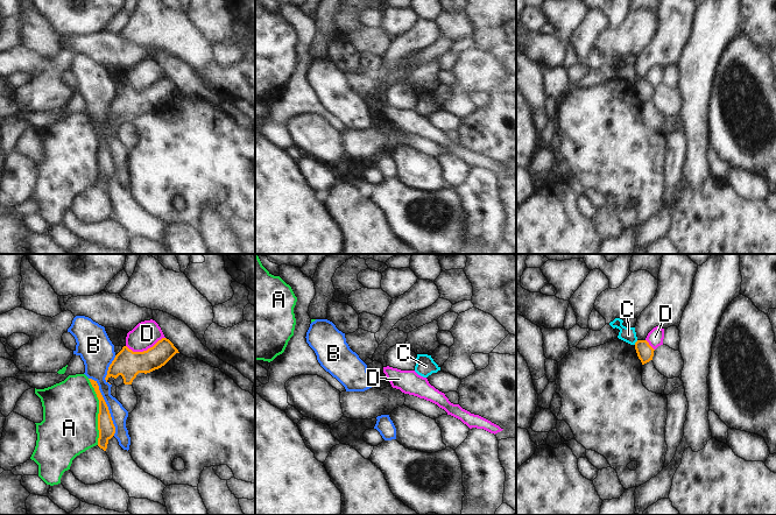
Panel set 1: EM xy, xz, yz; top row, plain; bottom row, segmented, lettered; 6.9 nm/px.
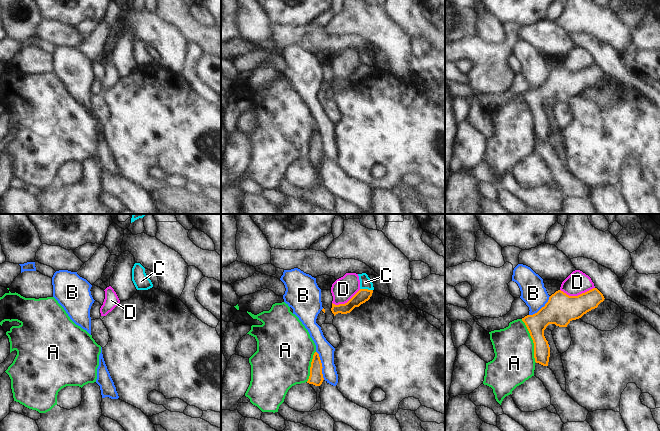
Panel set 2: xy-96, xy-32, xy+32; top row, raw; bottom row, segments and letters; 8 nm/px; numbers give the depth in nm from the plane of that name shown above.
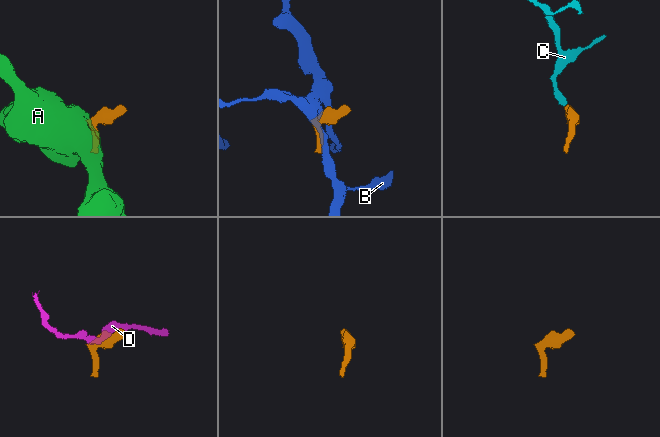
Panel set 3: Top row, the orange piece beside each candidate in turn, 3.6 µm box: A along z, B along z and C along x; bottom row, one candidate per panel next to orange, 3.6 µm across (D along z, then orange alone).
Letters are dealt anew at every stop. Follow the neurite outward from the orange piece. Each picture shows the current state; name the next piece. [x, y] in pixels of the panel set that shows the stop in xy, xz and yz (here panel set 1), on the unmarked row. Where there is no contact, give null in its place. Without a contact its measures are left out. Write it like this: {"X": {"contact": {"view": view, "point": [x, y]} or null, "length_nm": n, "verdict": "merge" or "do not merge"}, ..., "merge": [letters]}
{"A": {"contact": {"view": "xy", "point": [99, 150]}, "length_nm": 460, "verdict": "do not merge"}, "B": {"contact": {"view": "xy", "point": [106, 145]}, "length_nm": 440, "verdict": "do not merge"}, "C": {"contact": {"view": "yz", "point": [635, 82]}, "length_nm": 40, "verdict": "do not merge"}, "D": {"contact": {"view": "xy", "point": [145, 90]}, "length_nm": 280, "verdict": "do not merge"}, "merge": []}

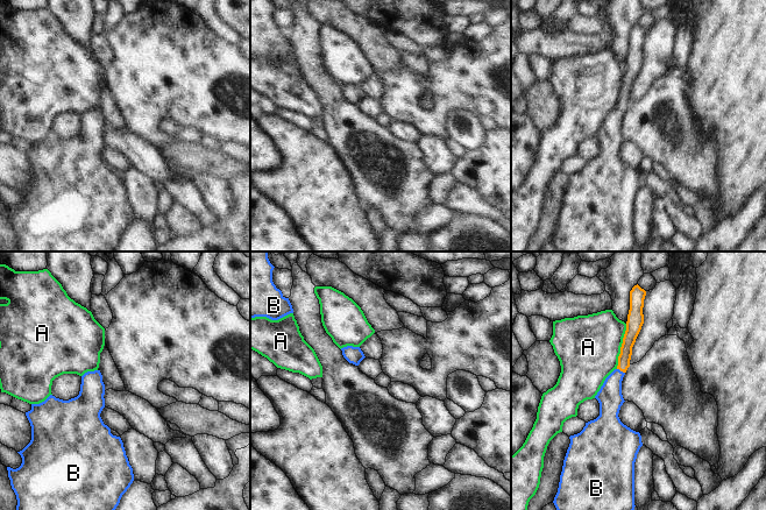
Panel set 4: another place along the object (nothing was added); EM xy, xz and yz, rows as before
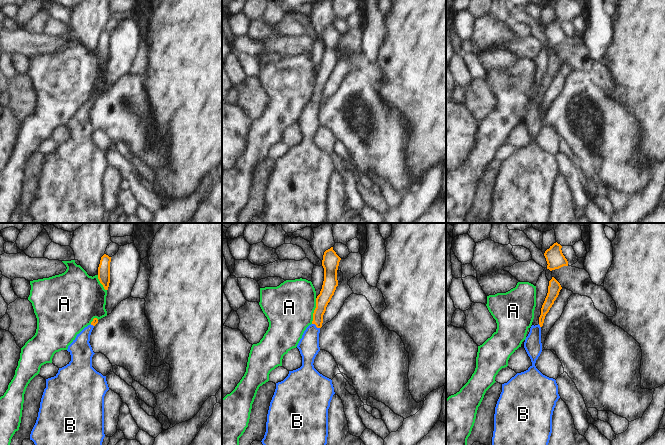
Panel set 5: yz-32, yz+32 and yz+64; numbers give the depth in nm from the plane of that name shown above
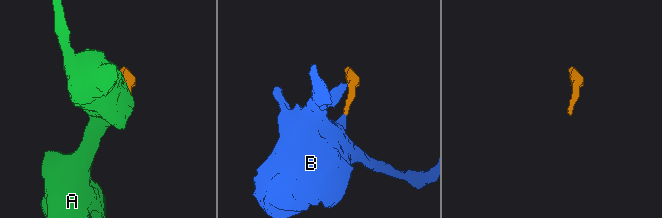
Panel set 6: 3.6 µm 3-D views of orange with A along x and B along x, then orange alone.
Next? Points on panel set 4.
{"A": {"contact": {"view": "yz", "point": [622, 85]}, "length_nm": 320, "verdict": "do not merge"}, "B": {"contact": {"view": "yz", "point": [621, 110]}, "length_nm": 70, "verdict": "merge"}, "merge": ["B"]}

